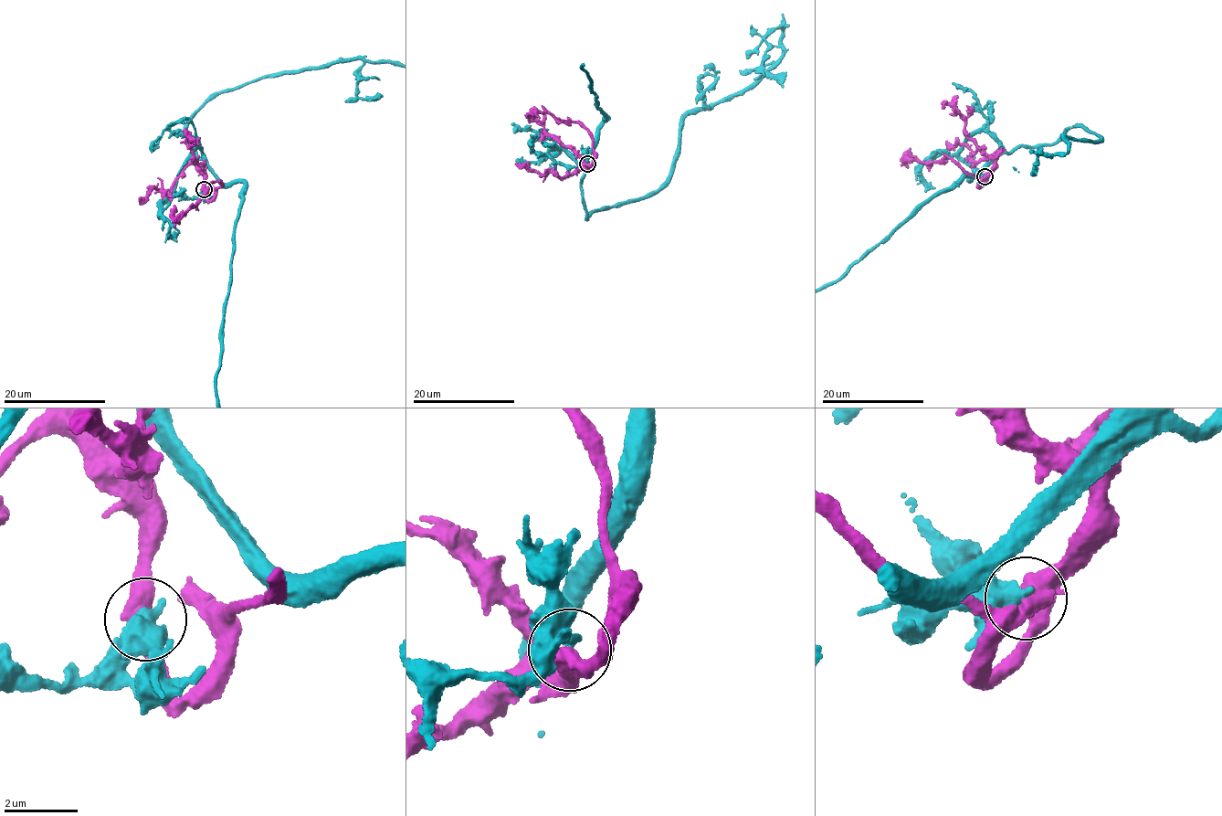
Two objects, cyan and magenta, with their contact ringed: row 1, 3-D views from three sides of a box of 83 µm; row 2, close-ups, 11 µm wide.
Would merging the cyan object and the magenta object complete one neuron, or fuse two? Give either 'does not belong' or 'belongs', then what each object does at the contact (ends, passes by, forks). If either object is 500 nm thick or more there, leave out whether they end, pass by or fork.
does not belong

